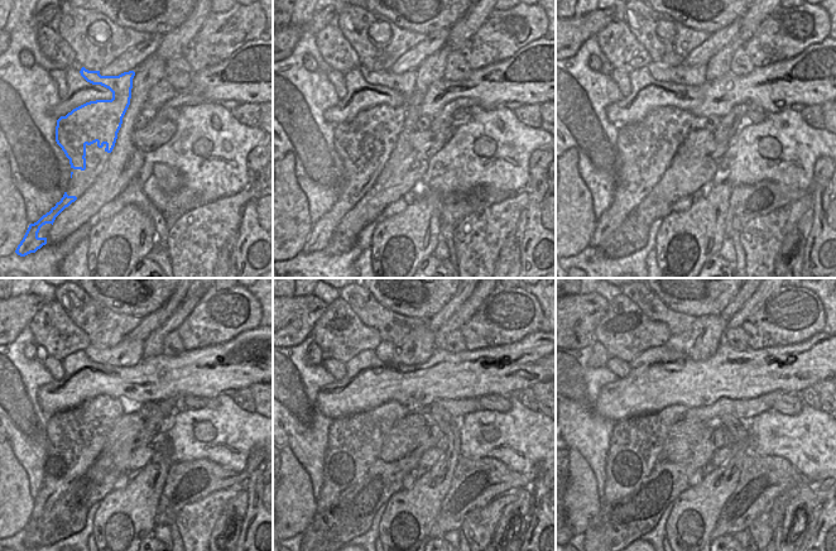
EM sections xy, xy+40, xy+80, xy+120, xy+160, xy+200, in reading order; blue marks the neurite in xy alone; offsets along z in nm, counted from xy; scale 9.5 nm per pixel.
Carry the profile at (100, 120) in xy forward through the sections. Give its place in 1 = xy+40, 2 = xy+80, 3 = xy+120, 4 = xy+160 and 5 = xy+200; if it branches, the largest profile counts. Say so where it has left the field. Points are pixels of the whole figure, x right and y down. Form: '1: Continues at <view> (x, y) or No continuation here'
1: Continues at xy+40 (382, 123)
2: Continues at xy+80 (666, 124)
3: Continues at xy+120 (66, 431)
4: Continues at xy+160 (349, 435)
5: Continues at xy+200 (630, 436).

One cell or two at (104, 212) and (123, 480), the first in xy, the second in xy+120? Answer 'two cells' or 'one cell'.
one cell

